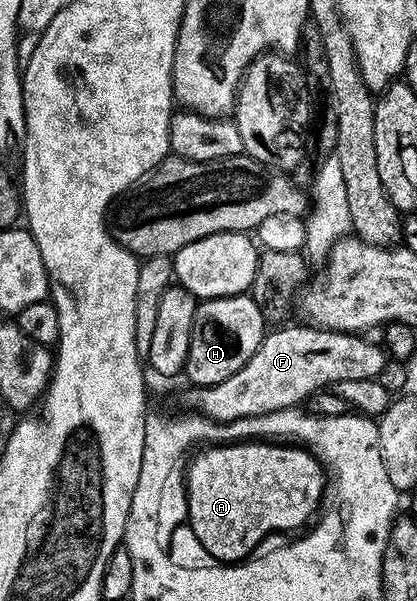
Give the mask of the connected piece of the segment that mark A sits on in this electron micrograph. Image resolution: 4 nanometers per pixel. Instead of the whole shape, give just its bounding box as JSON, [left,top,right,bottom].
[186,442,324,565]

